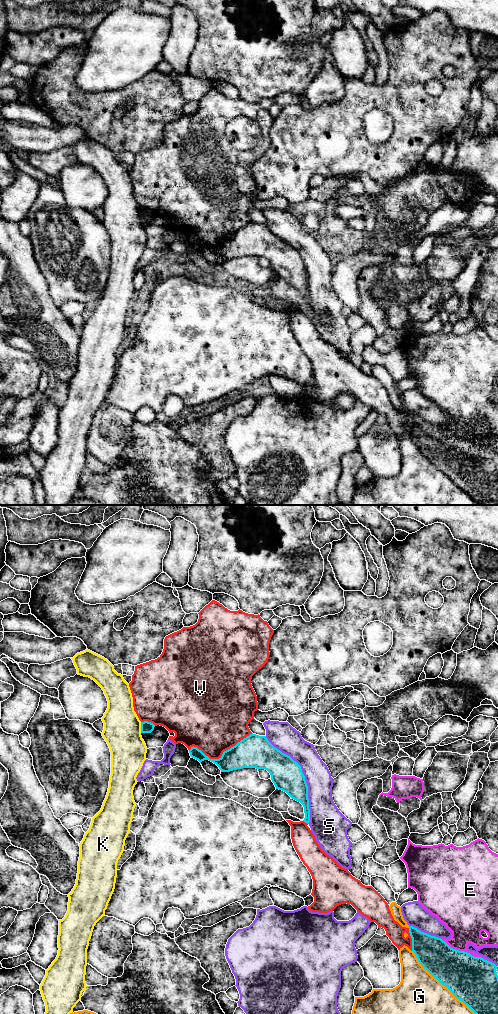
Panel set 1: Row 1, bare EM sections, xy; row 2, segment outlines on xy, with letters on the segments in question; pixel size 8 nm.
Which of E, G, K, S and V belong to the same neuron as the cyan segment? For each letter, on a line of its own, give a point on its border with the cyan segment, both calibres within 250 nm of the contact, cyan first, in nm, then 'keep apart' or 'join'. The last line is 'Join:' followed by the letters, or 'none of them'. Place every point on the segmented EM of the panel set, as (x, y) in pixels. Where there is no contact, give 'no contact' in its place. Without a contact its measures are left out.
E: contact xy (463, 951); calibres 380 and 300 nm; keep apart
G: contact xy (441, 983); calibres 380 and 340 nm; keep apart
K: contact xy (141, 727); calibres 100 and 300 nm; keep apart
S: contact xy (304, 777); calibres 260 and 200 nm; keep apart
V: contact xy (222, 755); calibres 260 and 440 nm; keep apart
Join: none of them

